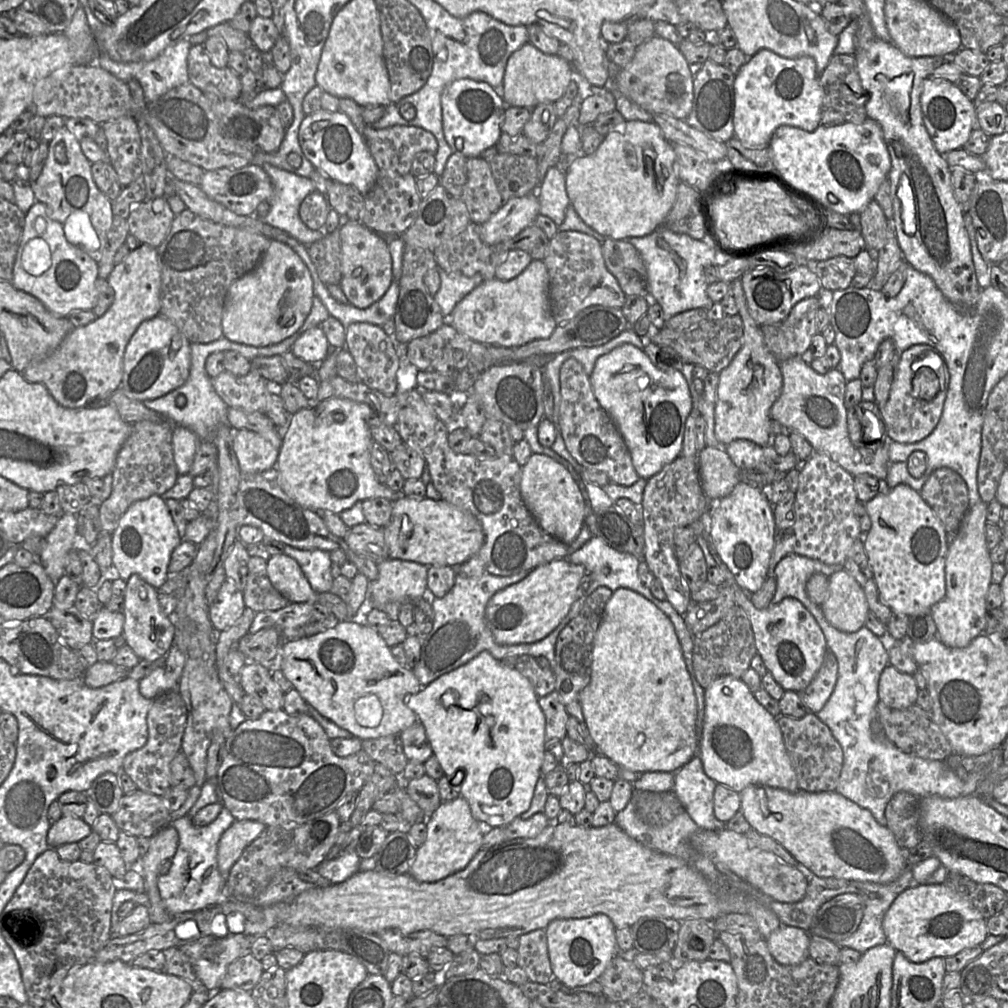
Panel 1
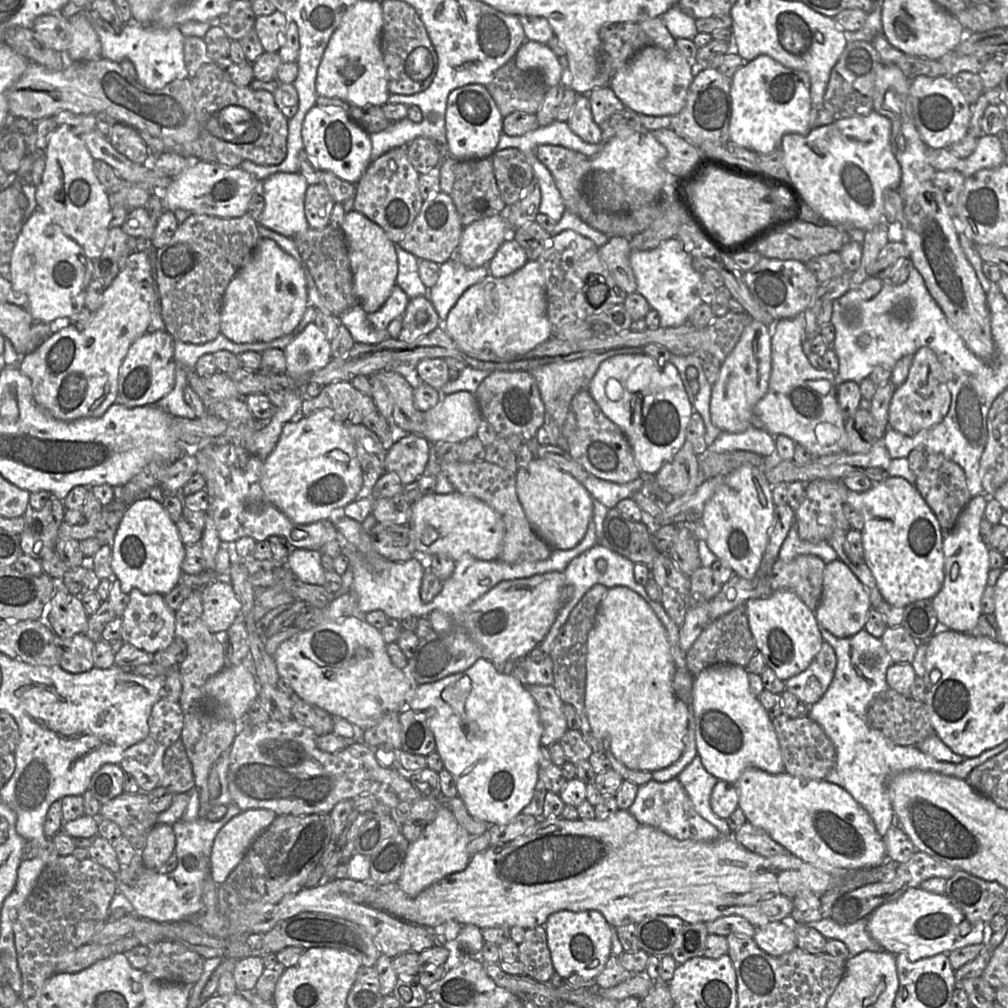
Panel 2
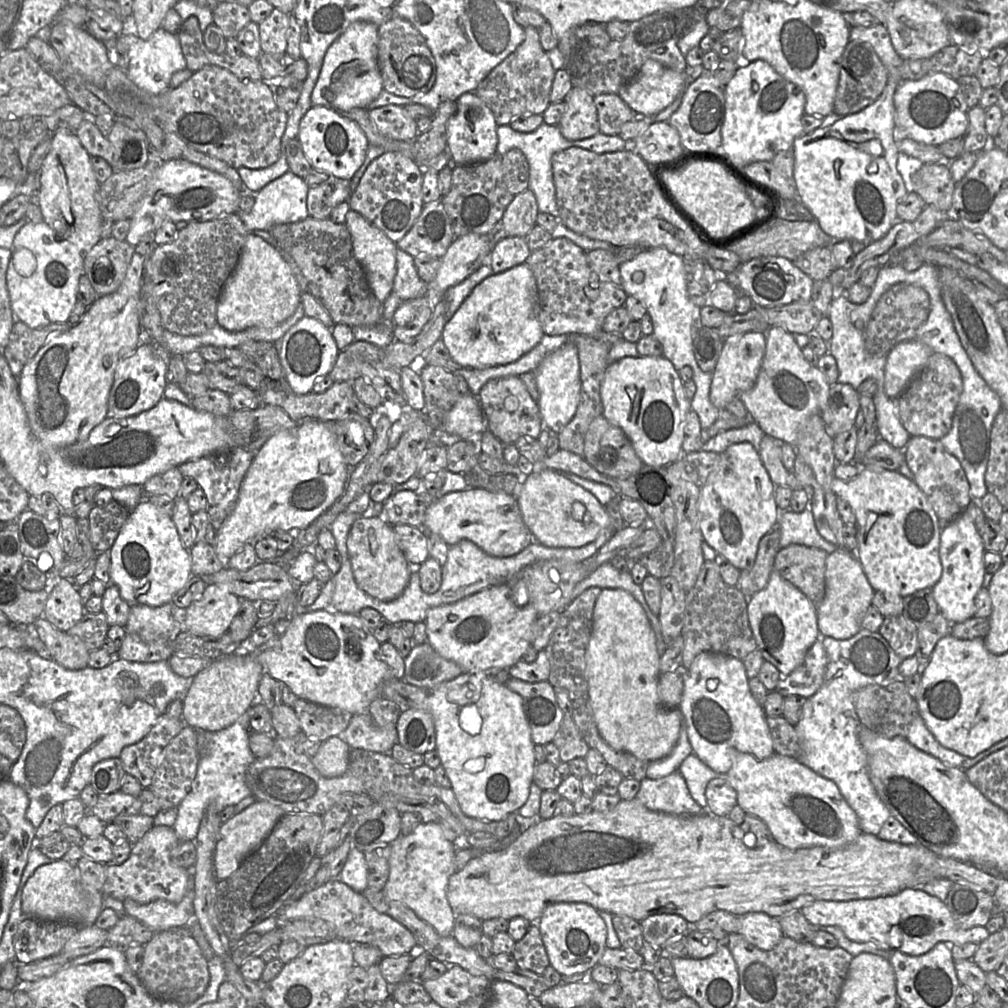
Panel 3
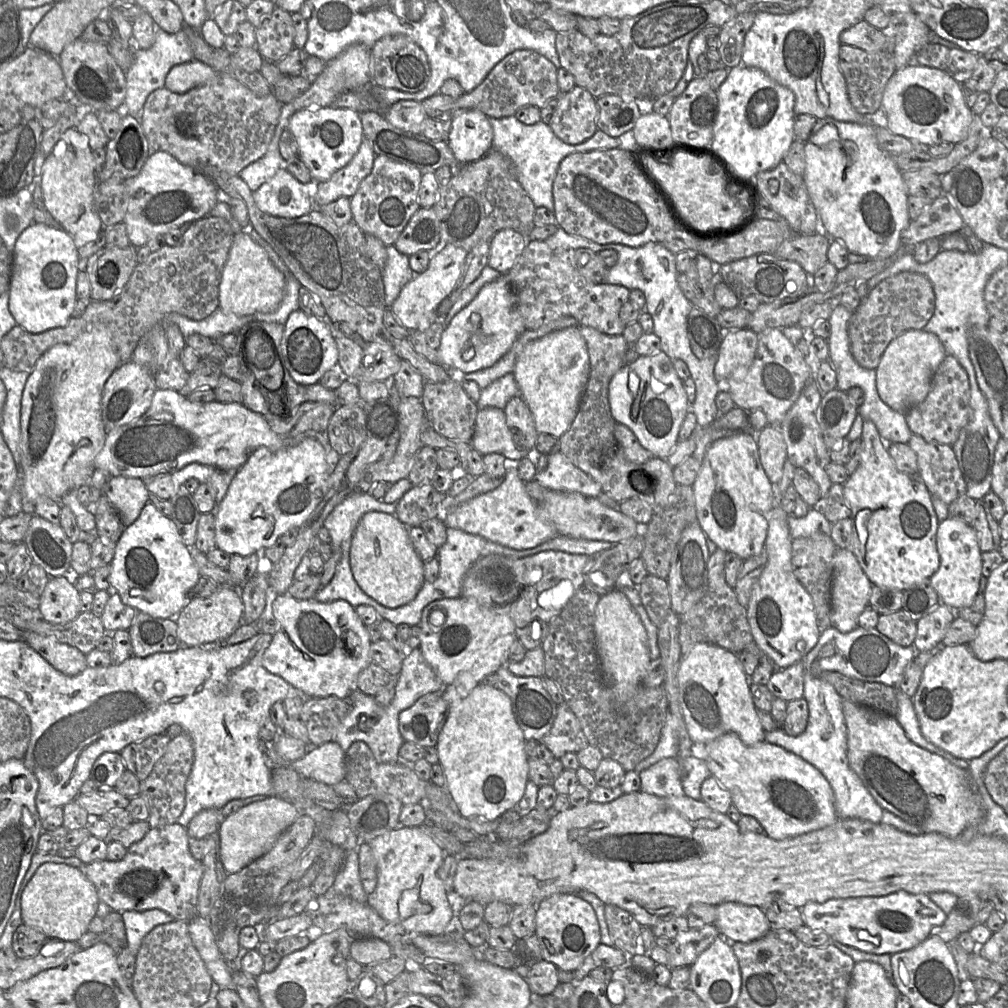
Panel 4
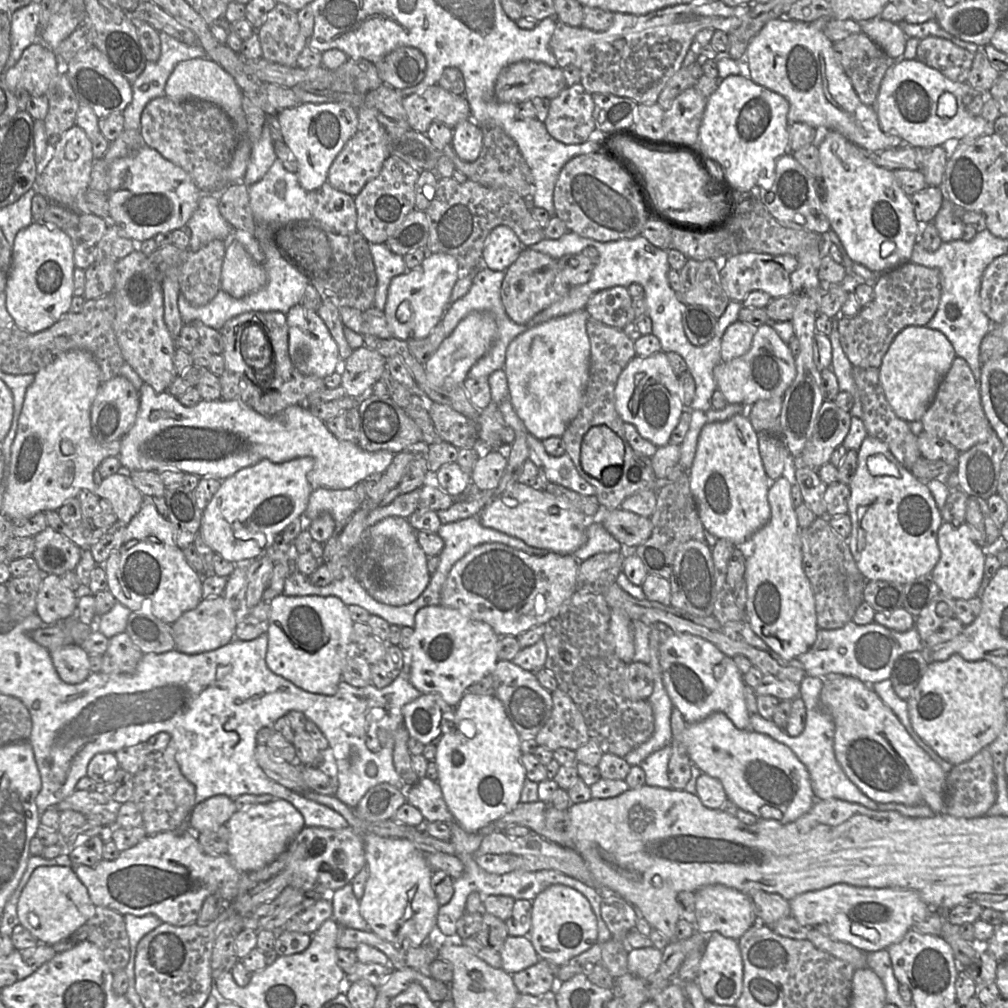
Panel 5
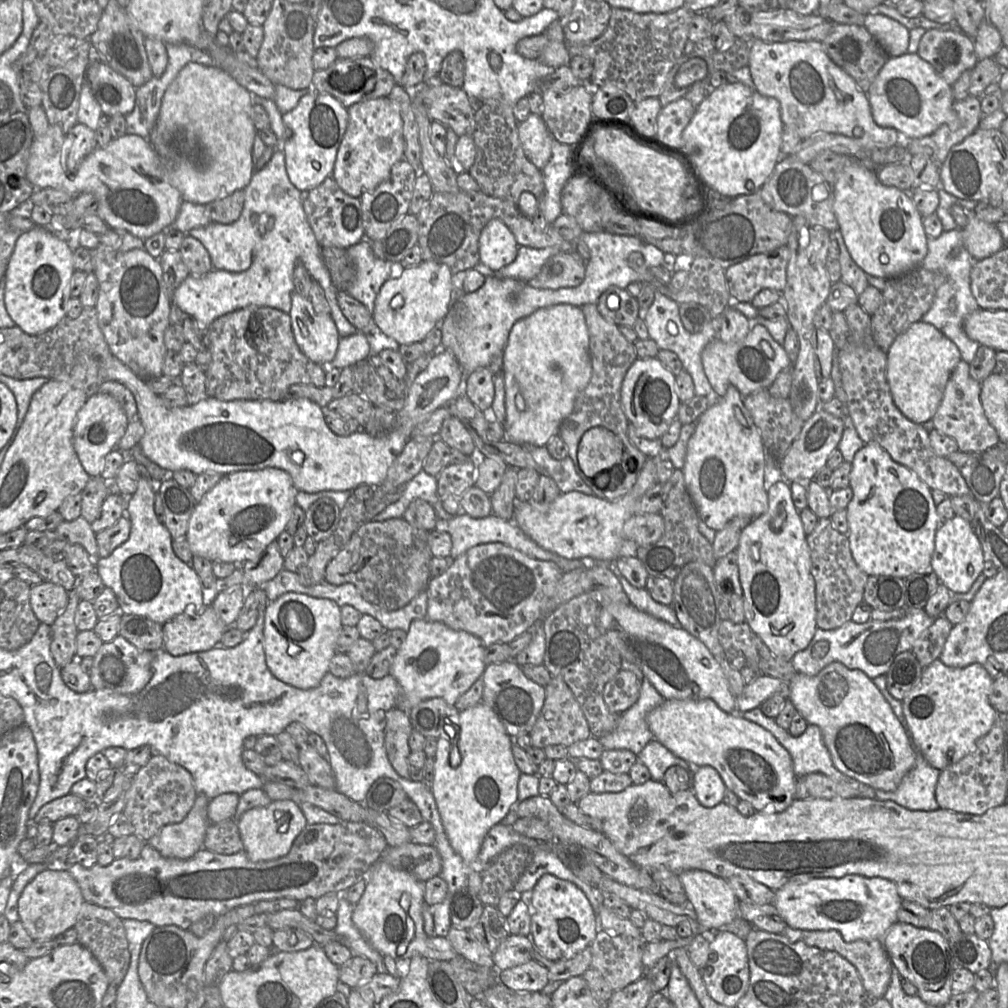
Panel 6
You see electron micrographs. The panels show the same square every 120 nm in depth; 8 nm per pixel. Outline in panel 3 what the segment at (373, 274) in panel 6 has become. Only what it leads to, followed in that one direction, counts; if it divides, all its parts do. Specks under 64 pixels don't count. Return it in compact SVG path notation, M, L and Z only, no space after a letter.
M398 248L396 251L396 275L392 291L402 301L407 301L422 297L426 289L427 284L418 276L414 257Z

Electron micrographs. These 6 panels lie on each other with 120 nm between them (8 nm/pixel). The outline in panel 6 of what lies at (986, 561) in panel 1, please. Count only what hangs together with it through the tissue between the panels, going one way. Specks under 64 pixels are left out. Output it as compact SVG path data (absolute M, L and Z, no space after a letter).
M958 515L941 523L935 535L935 549L931 567L937 574L940 583L952 593L967 593L974 581L984 569L984 553L981 543L975 534L971 521Z

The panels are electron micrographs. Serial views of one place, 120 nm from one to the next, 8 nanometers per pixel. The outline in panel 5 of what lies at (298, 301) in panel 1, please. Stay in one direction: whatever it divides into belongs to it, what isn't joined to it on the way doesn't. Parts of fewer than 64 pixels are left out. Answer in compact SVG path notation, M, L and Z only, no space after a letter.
M234 240L226 248L222 274L221 289L234 298L243 298L265 286L267 274L244 249Z

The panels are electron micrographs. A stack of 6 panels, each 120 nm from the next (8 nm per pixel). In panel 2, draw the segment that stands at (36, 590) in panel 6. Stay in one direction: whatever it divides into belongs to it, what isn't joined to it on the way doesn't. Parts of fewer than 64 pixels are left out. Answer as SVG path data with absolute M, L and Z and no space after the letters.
M67 589L56 590L46 610L45 623L61 638L72 637L75 634L86 633L89 615L86 613L82 601L78 595L72 595Z

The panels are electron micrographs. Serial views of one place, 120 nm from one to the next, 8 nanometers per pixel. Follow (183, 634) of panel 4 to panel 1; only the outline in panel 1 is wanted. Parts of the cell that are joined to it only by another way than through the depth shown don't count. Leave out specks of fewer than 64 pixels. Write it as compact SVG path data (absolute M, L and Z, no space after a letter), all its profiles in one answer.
M225 580L216 599L209 605L209 619L218 631L224 631L242 616L246 609L243 591L232 580Z

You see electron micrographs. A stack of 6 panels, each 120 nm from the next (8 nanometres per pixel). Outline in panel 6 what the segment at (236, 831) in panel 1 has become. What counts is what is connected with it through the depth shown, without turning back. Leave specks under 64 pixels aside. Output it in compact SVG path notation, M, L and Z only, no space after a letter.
M292 800L272 801L266 807L250 809L237 821L243 849L253 862L275 860L287 855L306 825L302 810Z

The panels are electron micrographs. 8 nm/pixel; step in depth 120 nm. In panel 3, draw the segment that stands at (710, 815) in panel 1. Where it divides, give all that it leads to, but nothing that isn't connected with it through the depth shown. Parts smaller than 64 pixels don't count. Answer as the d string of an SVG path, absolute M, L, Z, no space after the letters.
M694 753L684 759L678 771L684 778L691 797L699 806L706 809L706 786L710 780L718 777L717 773L708 767Z

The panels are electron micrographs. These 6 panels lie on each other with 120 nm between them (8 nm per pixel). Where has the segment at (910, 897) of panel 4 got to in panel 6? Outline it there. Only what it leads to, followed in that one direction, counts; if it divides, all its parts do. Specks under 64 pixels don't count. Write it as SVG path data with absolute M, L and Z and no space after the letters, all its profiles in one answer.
M849 874L842 878L816 878L807 882L788 882L774 894L772 904L789 927L801 930L836 930L846 942L883 940L887 930L898 922L897 912L902 902L897 887L892 881L856 874Z

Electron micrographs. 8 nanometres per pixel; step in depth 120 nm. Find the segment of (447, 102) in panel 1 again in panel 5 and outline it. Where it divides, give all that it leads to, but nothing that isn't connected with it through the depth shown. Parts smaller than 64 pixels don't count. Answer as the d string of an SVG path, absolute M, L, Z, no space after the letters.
M473 119L459 122L453 129L451 144L461 160L465 162L475 161L483 146L482 127Z

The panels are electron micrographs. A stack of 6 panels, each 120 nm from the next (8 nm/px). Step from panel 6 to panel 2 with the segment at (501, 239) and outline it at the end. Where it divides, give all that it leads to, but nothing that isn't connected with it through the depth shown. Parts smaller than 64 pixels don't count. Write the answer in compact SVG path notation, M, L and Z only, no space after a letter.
M508 237L498 248L487 267L490 275L503 278L521 269L527 262L524 249L512 237Z

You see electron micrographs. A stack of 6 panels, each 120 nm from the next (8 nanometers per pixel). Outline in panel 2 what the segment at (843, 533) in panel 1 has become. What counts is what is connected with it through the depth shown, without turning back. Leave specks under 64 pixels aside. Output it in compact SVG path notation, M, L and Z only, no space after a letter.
M815 479L805 484L804 499L795 511L795 524L800 539L811 543L827 541L836 528L849 531L851 525L846 518L843 505L848 489L842 480Z

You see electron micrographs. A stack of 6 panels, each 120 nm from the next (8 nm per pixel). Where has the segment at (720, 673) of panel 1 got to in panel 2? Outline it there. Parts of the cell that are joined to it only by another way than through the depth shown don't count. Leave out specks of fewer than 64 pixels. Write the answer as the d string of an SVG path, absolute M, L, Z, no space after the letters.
M742 604L712 622L697 638L686 653L686 664L696 677L707 667L718 664L732 664L746 667L758 651L748 623L746 605Z

